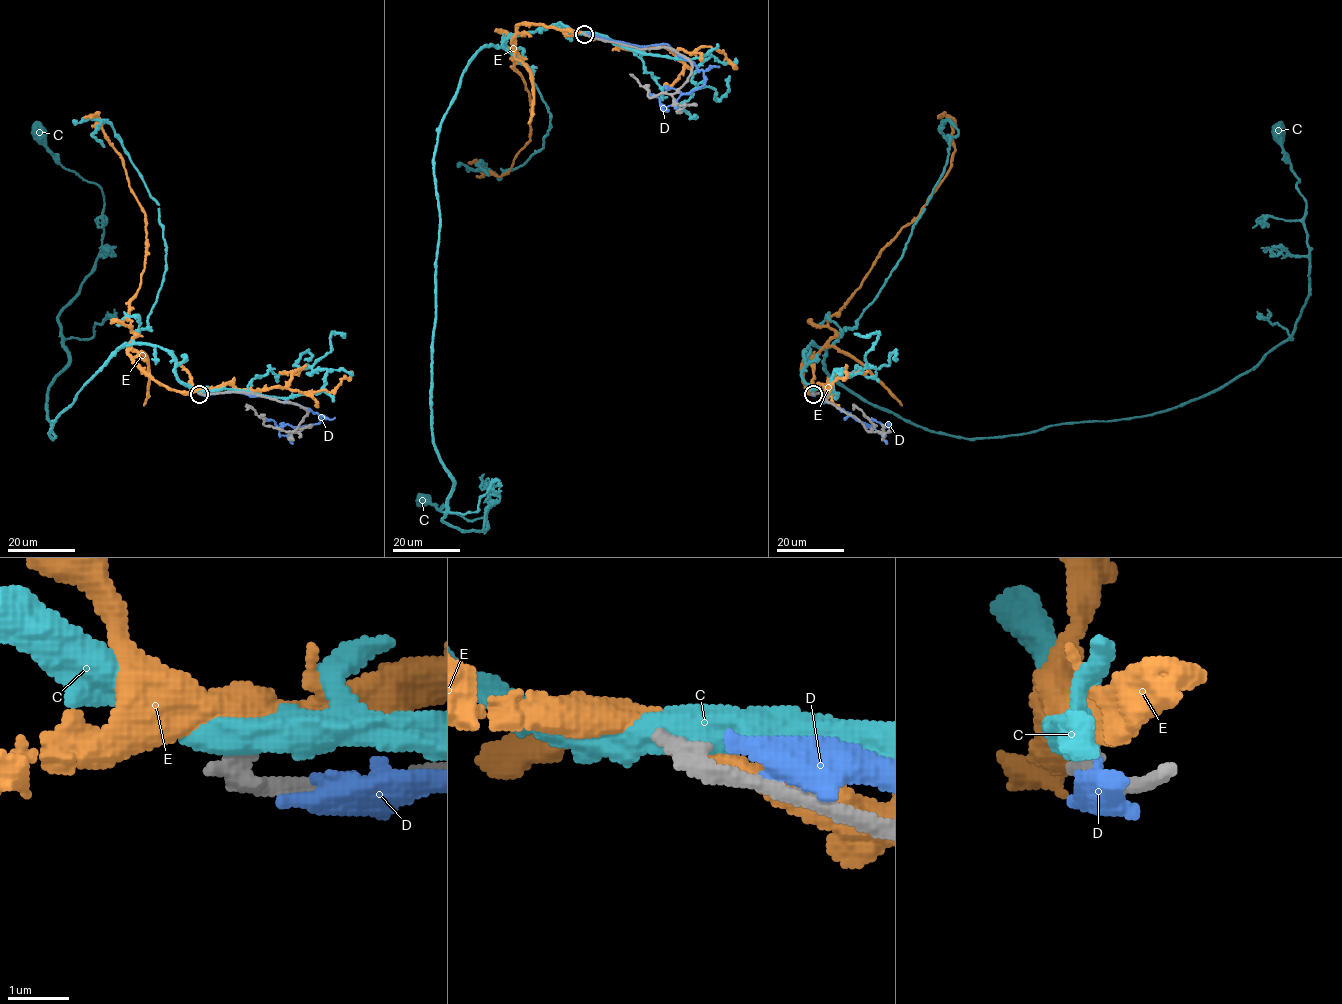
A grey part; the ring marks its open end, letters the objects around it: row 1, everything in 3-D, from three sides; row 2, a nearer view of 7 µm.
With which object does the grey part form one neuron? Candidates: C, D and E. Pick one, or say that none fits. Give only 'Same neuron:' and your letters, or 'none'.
Same neuron: none

